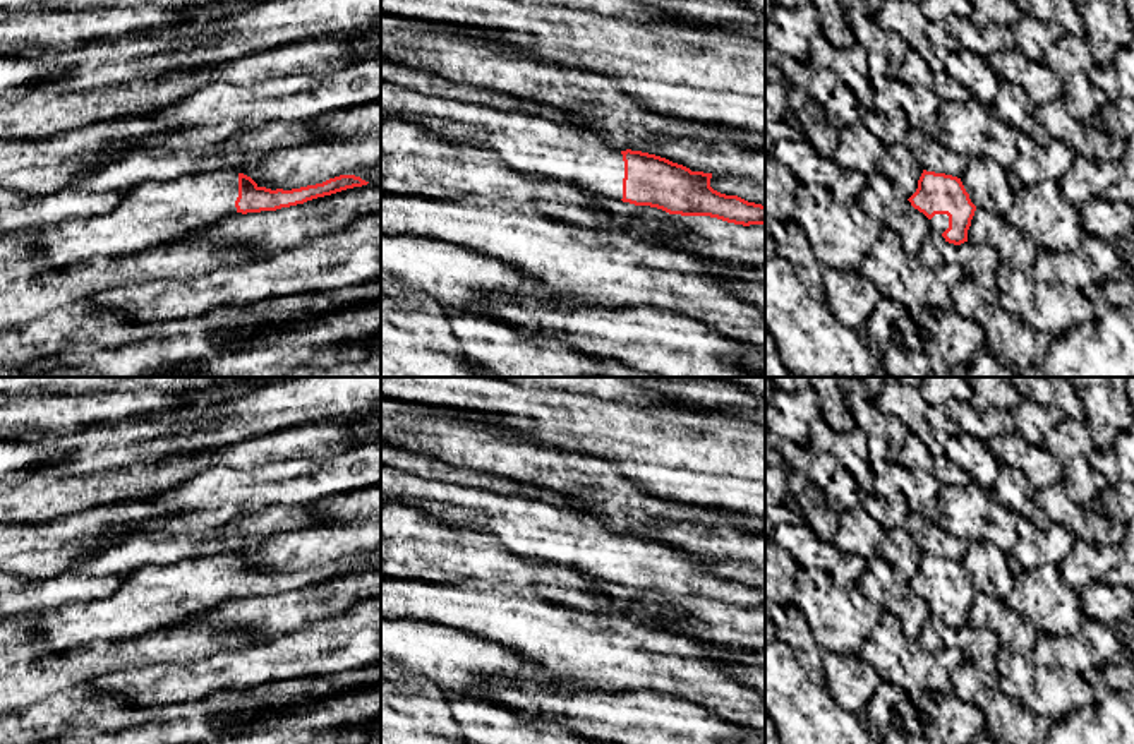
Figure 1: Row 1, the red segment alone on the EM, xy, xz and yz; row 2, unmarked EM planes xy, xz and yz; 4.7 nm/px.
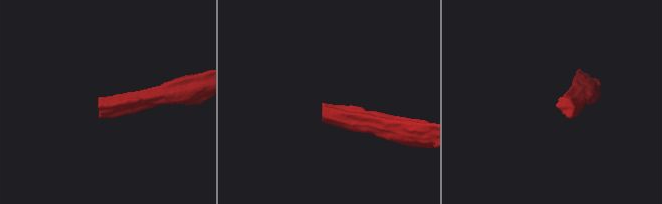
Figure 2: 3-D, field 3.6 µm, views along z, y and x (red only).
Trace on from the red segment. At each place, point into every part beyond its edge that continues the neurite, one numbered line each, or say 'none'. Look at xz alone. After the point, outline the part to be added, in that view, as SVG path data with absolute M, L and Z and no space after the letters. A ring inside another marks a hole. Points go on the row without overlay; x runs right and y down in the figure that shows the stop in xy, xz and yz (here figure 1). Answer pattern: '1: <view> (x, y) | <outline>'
1: xz (537, 530) | M383 465L381 501L413 507L446 526L492 533L515 554L623 583L623 538L590 513L575 514L534 499L424 480Z

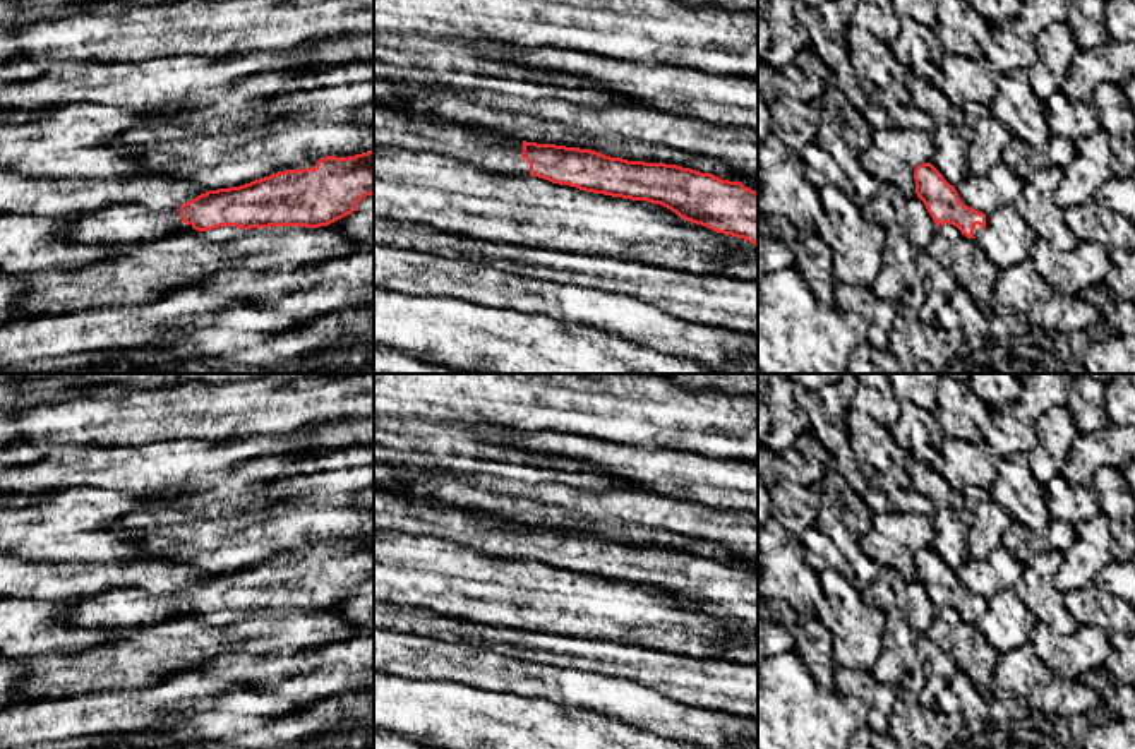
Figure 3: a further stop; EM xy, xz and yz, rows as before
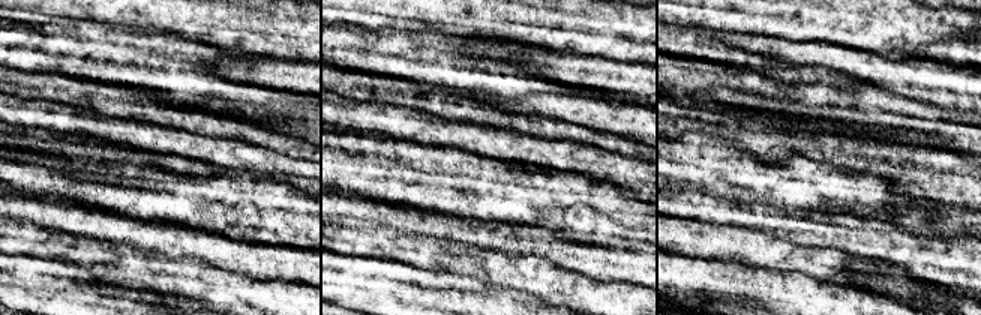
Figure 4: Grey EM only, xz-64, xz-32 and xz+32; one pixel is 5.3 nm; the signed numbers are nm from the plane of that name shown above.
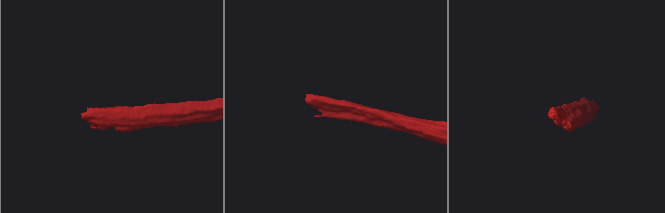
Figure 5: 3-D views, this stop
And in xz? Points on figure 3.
1: xz (499, 539) | M374 485L374 535L375 536L413 535L423 538L439 538L497 560L530 559L530 547L521 542L523 524L513 523L504 518L490 516L485 512L477 512L473 509L459 509L446 504L430 504L403 499L375 485Z

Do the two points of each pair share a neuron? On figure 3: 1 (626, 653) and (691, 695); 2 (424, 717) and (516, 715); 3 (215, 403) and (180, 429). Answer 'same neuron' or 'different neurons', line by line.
1: same neuron
2: same neuron
3: same neuron

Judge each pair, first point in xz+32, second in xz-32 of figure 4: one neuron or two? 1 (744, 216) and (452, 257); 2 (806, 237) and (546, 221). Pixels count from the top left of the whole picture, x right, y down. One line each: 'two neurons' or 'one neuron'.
1: two neurons
2: two neurons

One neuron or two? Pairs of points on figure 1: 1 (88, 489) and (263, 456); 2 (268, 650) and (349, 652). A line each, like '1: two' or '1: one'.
1: one
2: one

